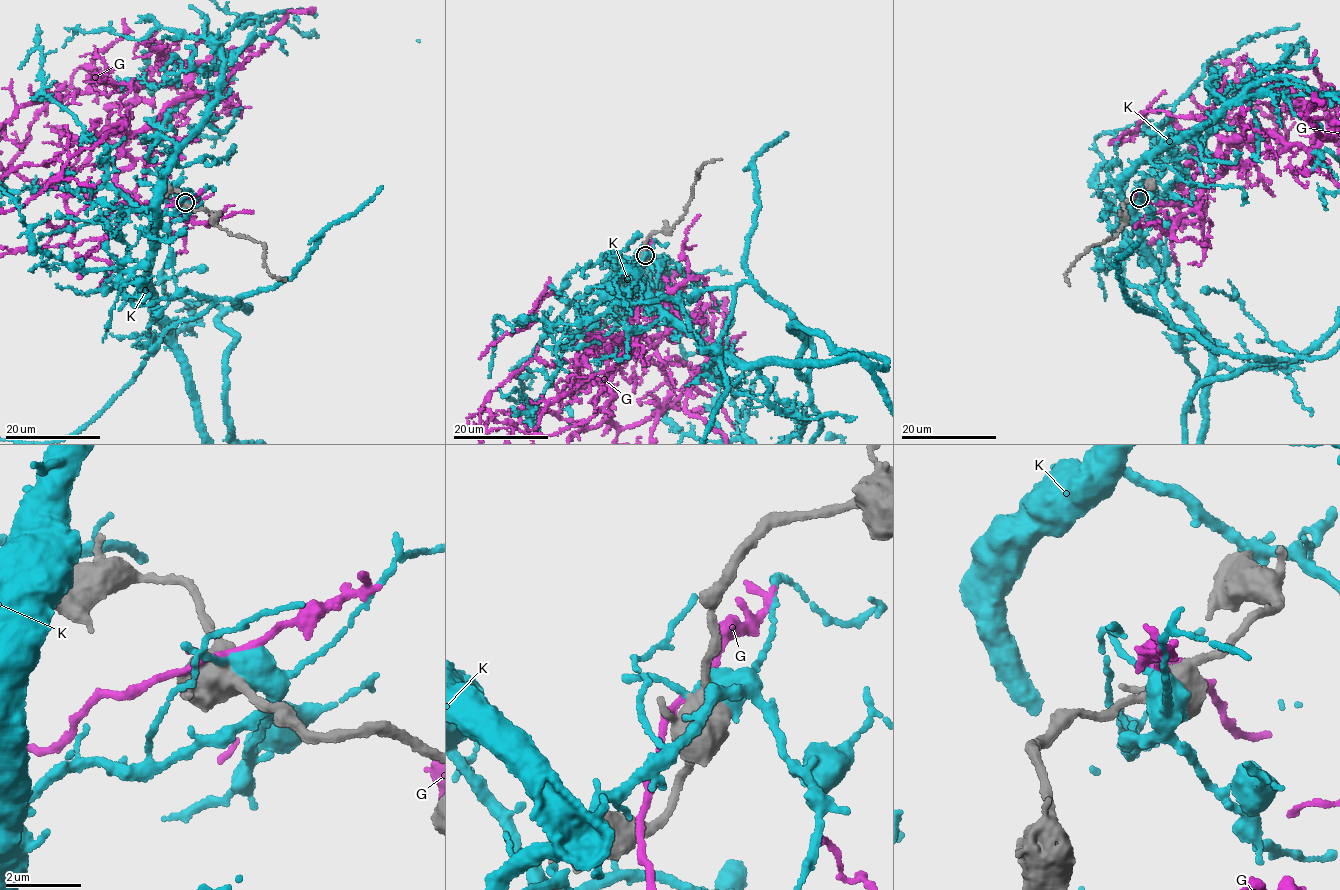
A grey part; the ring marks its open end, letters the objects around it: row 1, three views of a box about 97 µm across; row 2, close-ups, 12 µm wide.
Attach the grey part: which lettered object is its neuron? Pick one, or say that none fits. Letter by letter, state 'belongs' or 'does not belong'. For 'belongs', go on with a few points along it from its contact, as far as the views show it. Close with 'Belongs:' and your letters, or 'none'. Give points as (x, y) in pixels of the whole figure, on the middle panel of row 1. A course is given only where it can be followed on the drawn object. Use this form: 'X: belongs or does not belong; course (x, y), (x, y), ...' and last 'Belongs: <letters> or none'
G: does not belong
K: belongs
Belongs: K

